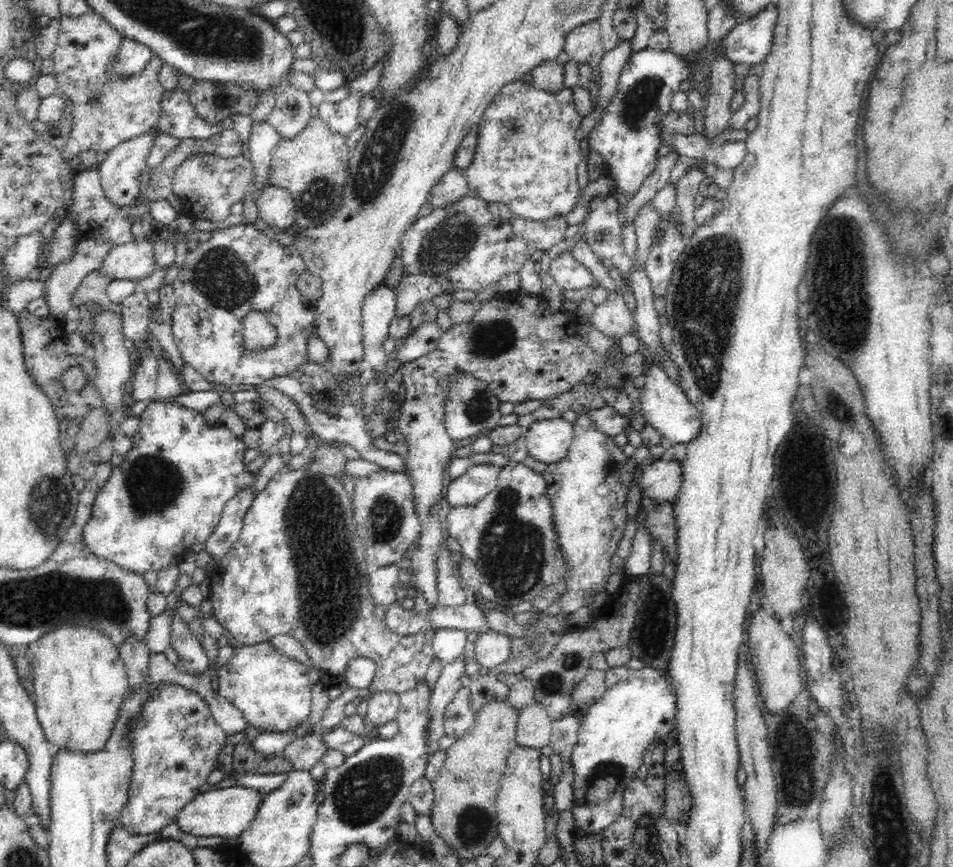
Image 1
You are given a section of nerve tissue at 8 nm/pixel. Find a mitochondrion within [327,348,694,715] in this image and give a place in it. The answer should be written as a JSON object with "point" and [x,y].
{"point":[512,547]}

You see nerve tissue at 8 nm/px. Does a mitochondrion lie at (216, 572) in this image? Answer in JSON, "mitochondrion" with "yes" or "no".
{"mitochondrion":"no"}

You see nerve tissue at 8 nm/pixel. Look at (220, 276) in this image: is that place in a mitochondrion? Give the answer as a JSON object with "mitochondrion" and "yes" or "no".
{"mitochondrion":"yes"}

